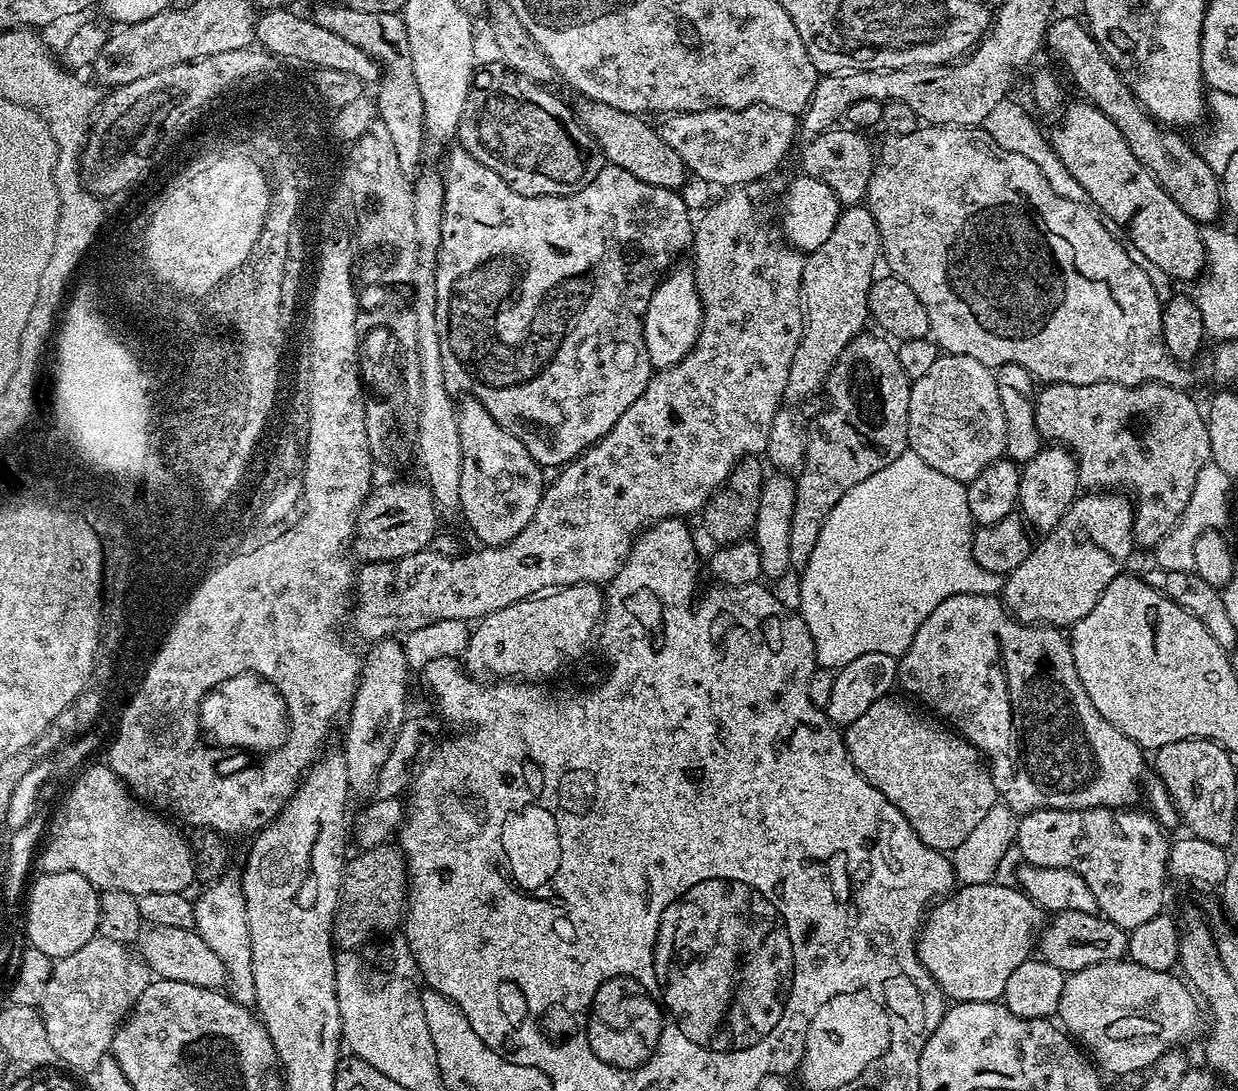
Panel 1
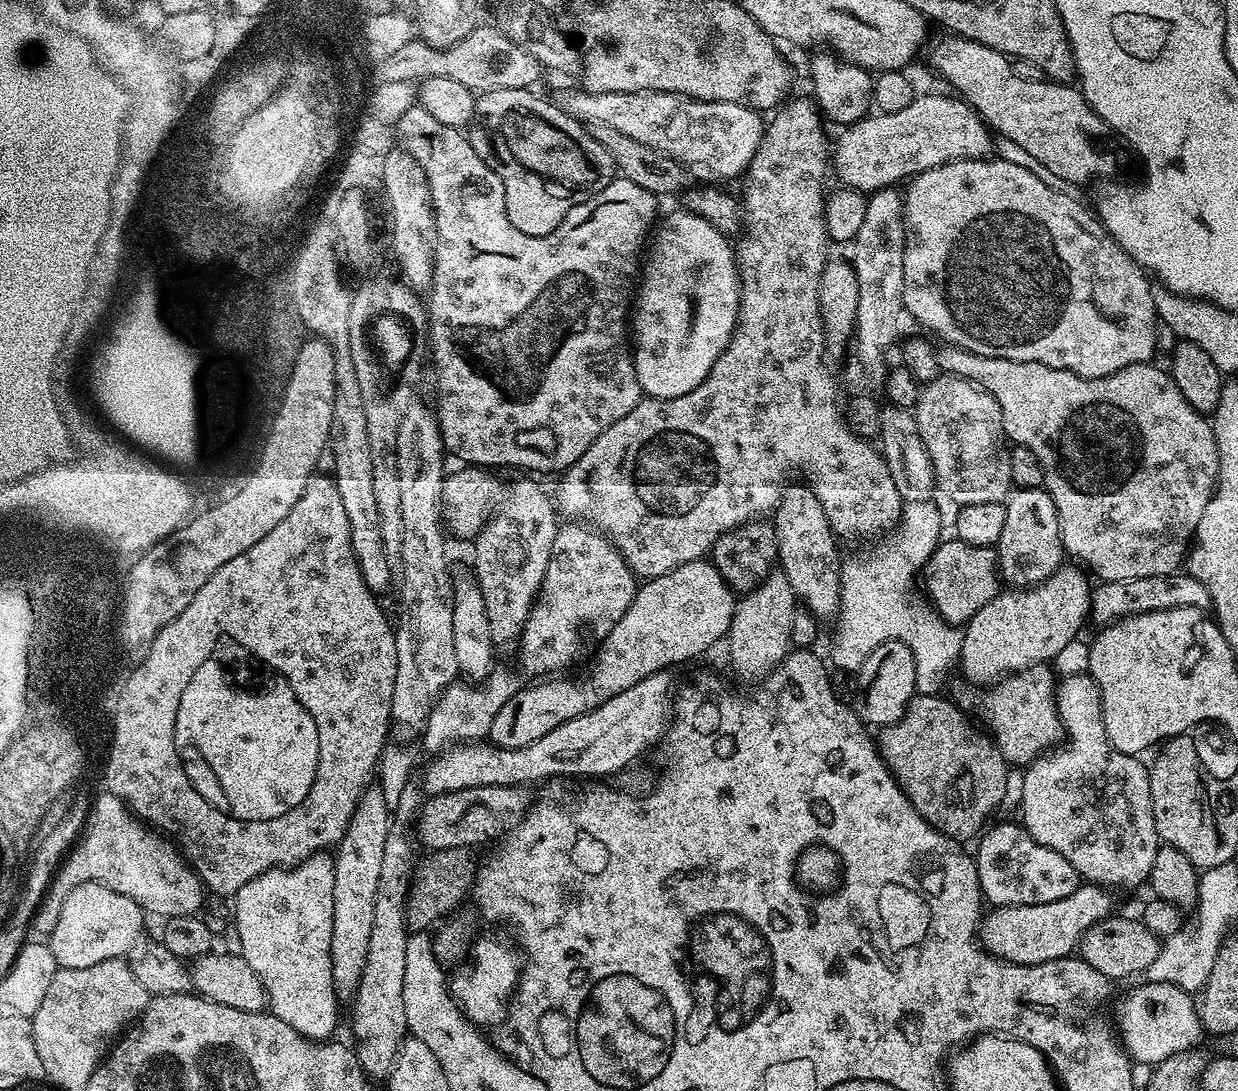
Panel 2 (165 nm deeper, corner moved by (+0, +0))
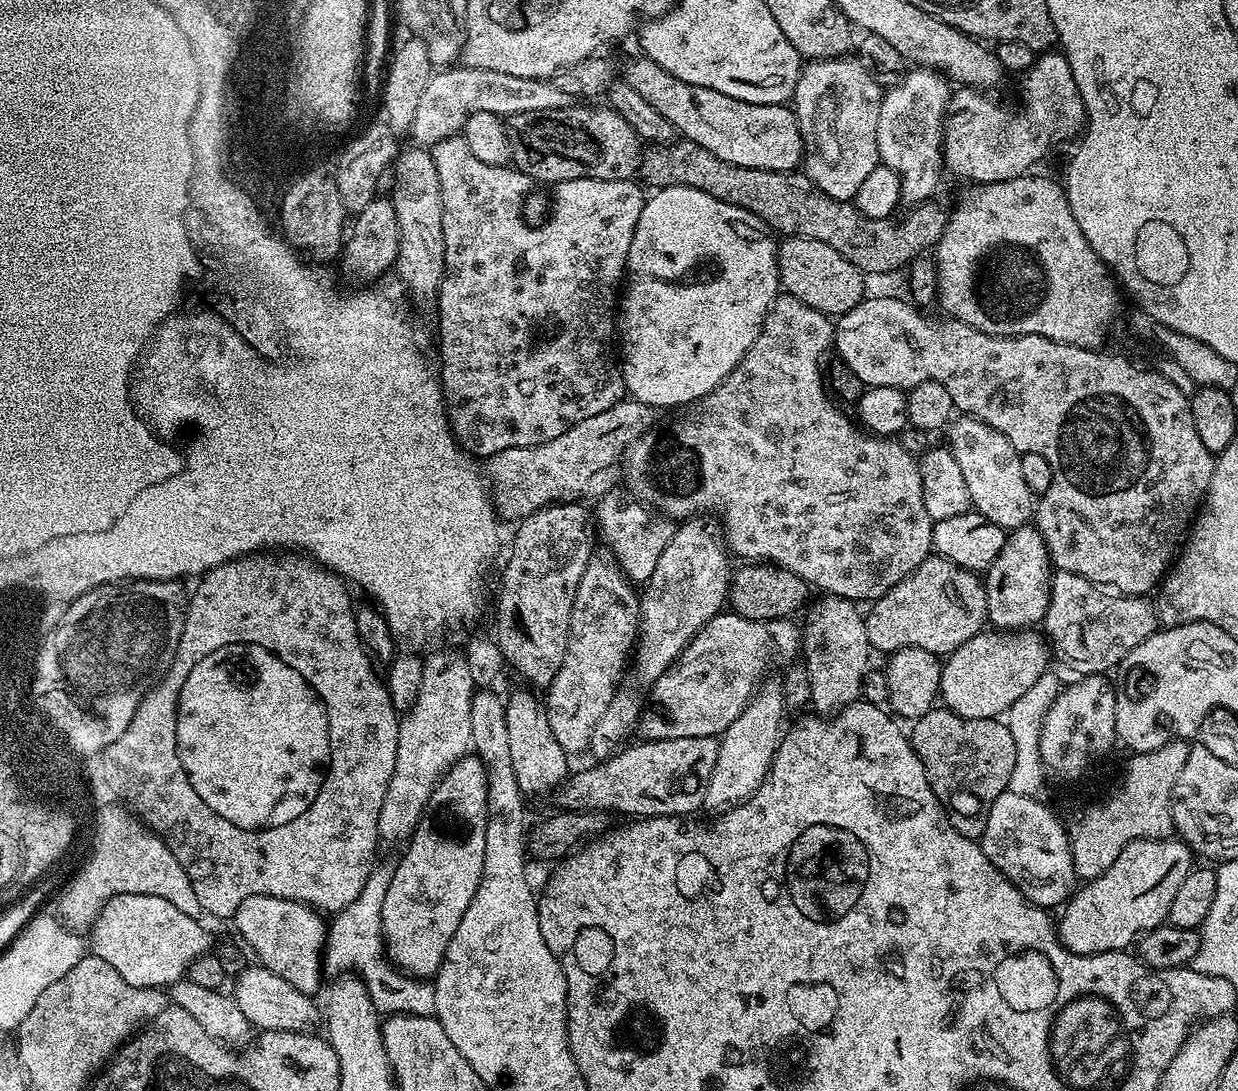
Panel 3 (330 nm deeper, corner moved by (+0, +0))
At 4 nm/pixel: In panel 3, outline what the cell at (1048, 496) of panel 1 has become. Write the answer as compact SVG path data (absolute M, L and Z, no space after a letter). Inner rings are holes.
M1031 523L1005 535L998 558L983 573L988 607L987 623L996 630L1028 630L1039 625L1046 614L1052 585L1052 560L1042 534Z

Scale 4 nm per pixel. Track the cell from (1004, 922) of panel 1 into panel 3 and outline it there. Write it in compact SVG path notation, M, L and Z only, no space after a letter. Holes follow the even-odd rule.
M1131 840L1112 858L1108 869L1098 878L1077 887L1063 905L1058 916L1058 939L1074 954L1089 956L1099 952L1122 952L1131 949L1150 930L1160 927L1168 918L1170 902L1178 894L1178 886L1186 882L1186 874L1194 867L1194 853L1183 840Z

